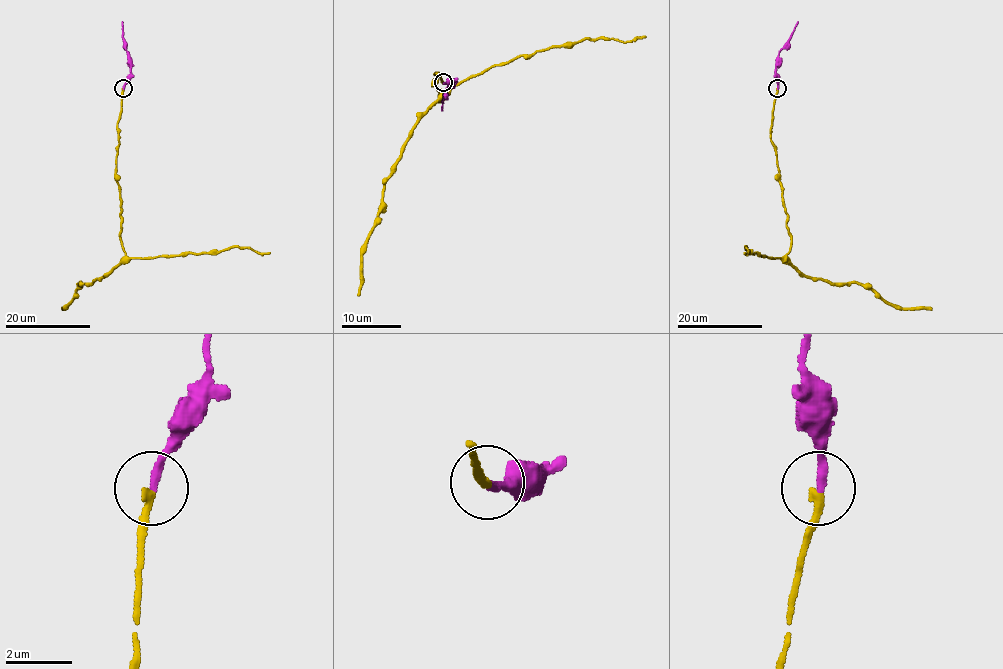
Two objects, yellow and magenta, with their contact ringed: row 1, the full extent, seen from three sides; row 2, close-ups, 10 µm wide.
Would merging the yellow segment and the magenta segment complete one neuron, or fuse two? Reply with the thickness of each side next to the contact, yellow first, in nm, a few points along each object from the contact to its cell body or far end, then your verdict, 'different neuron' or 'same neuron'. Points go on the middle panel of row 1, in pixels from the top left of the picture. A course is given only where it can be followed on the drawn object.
calibres 240 and 240 nm; course yellow (443, 82), (434, 75), (439, 101), (446, 95), (420, 119), (384, 184), (383, 209), (361, 256), (358, 296); course magenta (443, 82), (454, 80), (446, 88), (442, 110); same neuron

